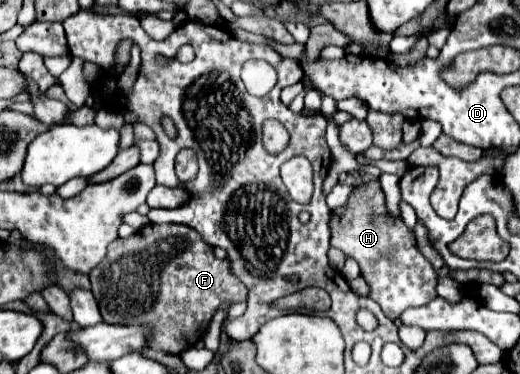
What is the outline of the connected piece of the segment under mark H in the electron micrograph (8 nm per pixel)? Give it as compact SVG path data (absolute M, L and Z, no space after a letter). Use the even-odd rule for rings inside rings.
M378 181L362 185L346 207L332 211L330 233L332 247L338 247L360 265L360 273L370 285L370 297L382 307L388 319L394 321L406 309L426 305L436 297L436 271L416 249L414 235L406 225L388 219Z

